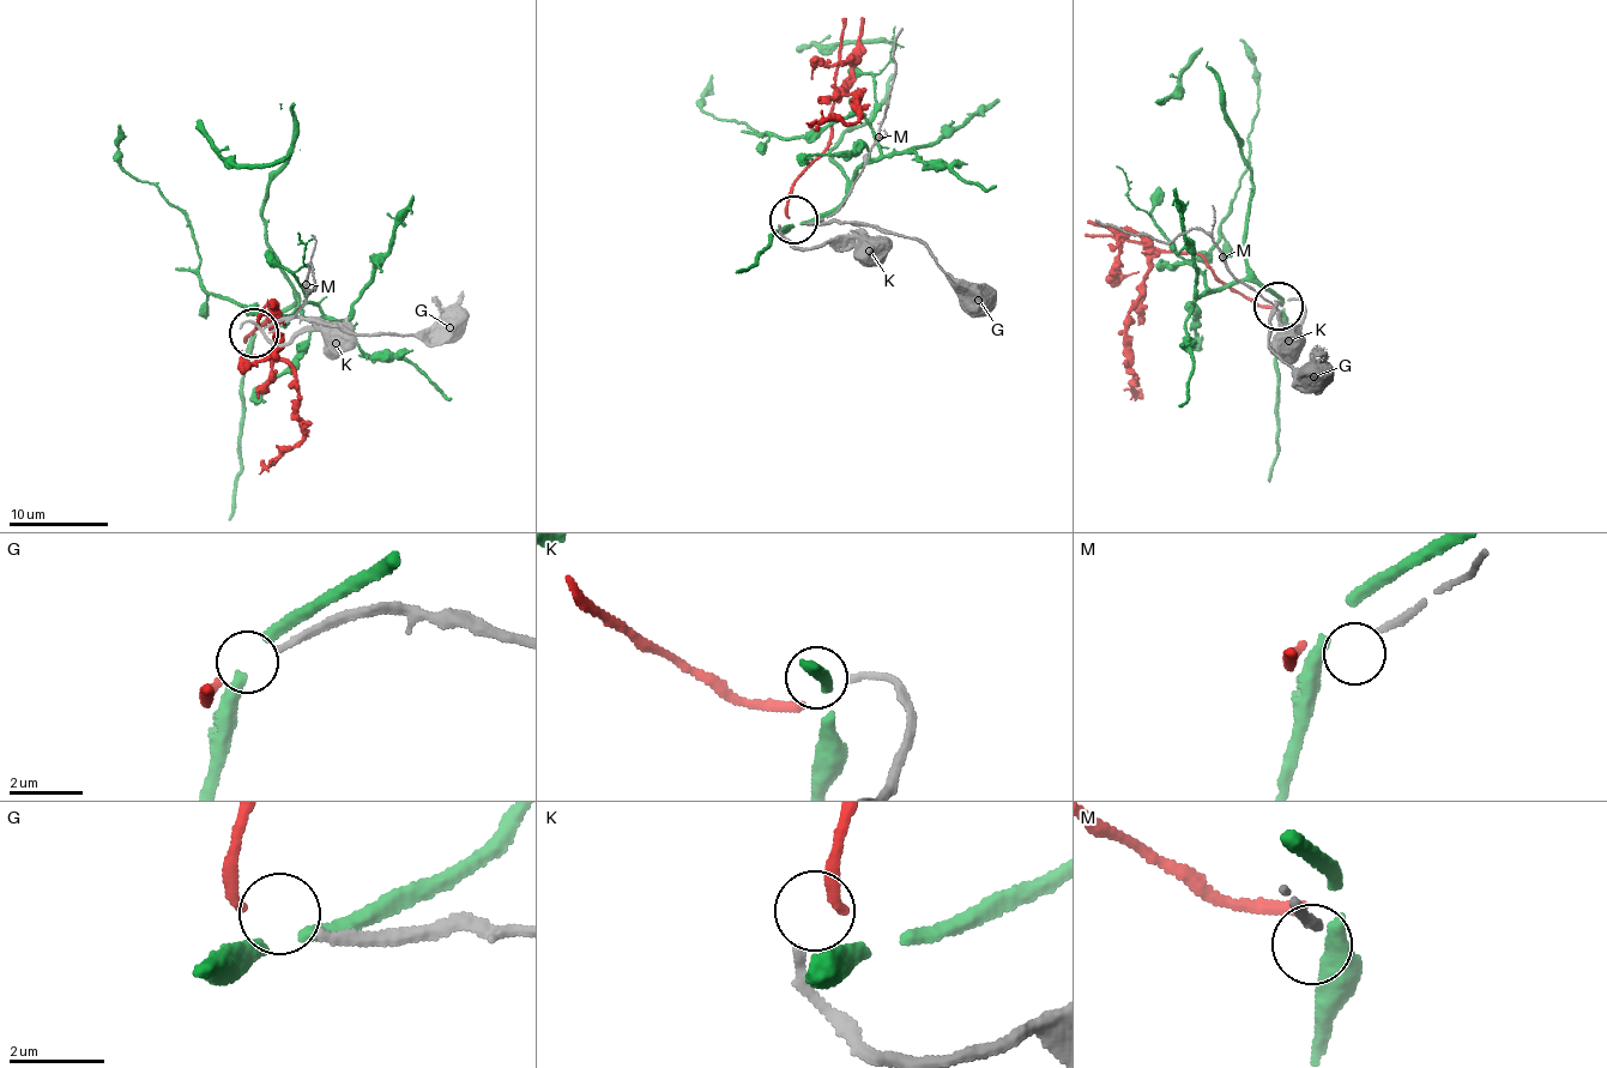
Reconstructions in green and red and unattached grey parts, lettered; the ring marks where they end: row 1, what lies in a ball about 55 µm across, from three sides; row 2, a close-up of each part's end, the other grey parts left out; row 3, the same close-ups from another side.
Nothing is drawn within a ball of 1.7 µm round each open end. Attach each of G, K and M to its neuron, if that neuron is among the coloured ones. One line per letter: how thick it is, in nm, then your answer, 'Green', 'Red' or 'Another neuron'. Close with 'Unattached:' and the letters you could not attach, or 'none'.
G: Thickness 190 nm. Red
K: Thickness 190 nm. Another neuron
M: Thickness 200 nm. Another neuron
Unattached: K, M

